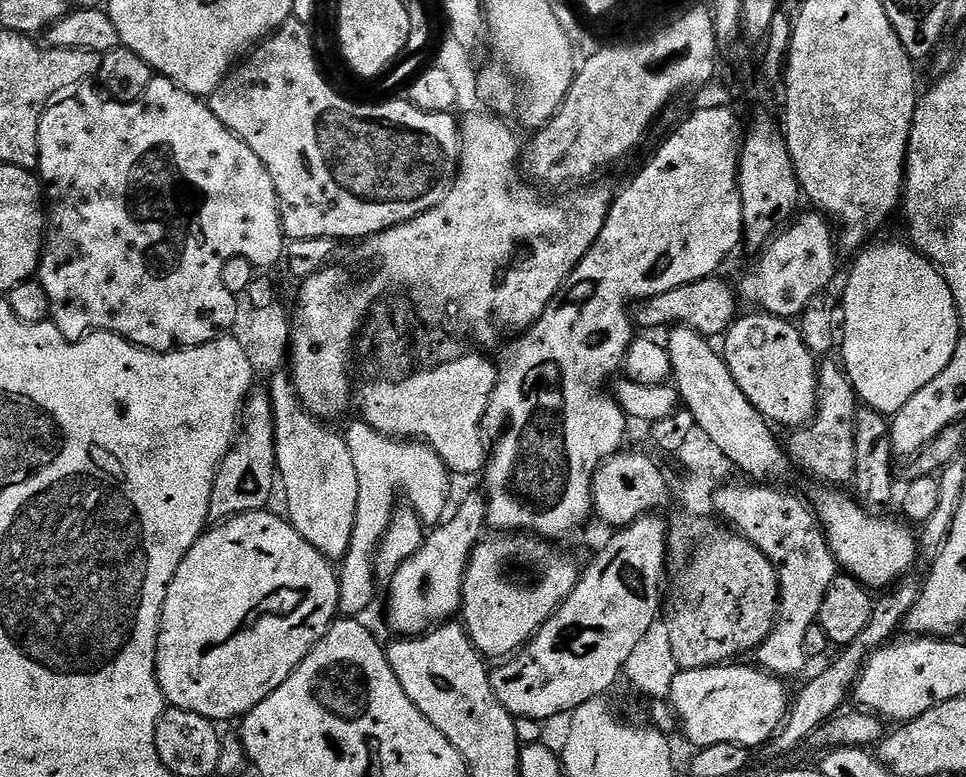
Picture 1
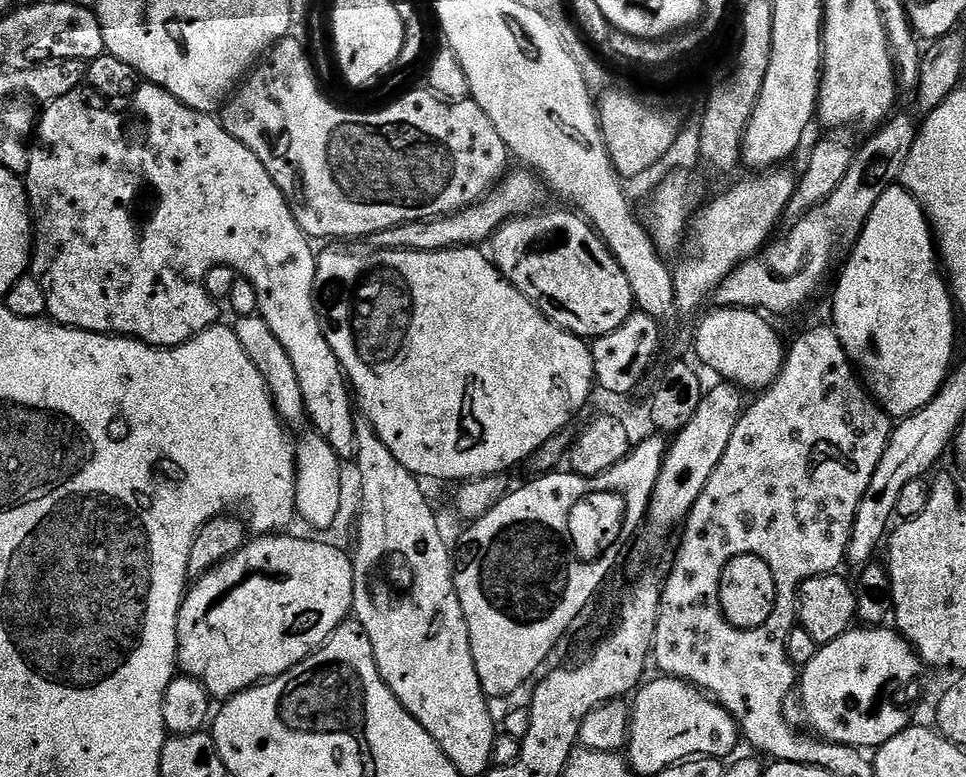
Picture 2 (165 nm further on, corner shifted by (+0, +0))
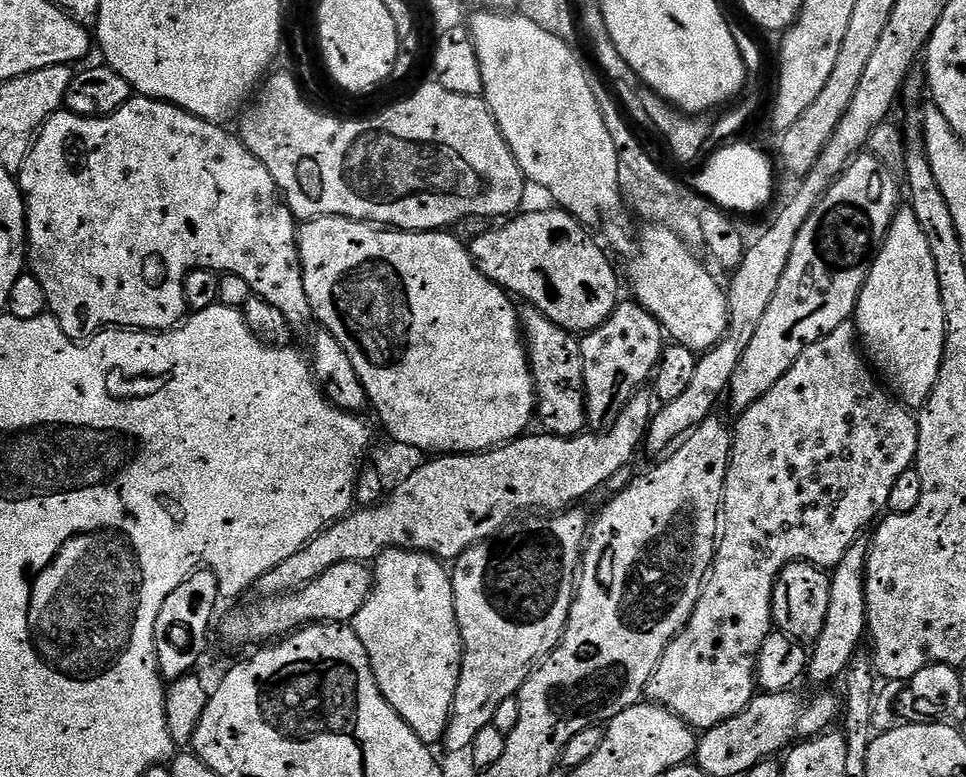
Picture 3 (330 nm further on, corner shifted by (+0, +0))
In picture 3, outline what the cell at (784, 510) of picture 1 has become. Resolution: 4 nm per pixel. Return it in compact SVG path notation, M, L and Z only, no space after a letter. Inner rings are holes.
M852 322L838 326L838 330L826 334L818 342L808 344L806 350L798 354L794 366L790 366L790 370L786 370L786 374L782 374L782 378L778 378L778 382L774 382L774 386L770 386L770 390L766 390L766 394L762 394L762 398L758 398L758 402L750 405L737 420L740 421L734 424L732 456L728 459L724 483L722 527L718 533L716 557L712 559L712 567L708 569L708 579L704 581L700 597L694 606L694 614L690 614L690 622L686 622L682 631L666 646L654 674L648 680L646 689L649 701L661 704L663 708L669 708L675 716L685 720L694 730L707 730L718 726L726 718L734 718L734 714L742 714L742 710L746 710L753 696L757 695L756 653L762 642L766 642L766 638L774 630L772 595L778 574L787 564L805 558L808 563L818 568L825 570L836 568L838 562L842 562L842 554L846 554L846 550L850 550L850 546L854 546L854 542L861 539L863 532L860 531L877 519L876 512L883 513L887 509L890 489L894 487L894 482L898 482L898 478L902 478L907 468L915 465L918 450L917 417L905 408L891 391L882 387L881 381L874 375L873 369L866 363L858 347L858 333L855 323Z

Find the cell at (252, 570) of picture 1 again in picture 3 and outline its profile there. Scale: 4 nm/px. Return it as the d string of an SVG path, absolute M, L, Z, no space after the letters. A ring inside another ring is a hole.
M359 560L350 562L338 562L338 566L330 566L326 574L322 574L314 582L310 582L299 592L294 592L286 596L275 598L264 598L261 604L248 604L245 608L240 608L237 612L232 612L224 620L224 636L232 644L252 644L255 640L260 642L272 642L277 638L283 638L305 624L315 624L317 622L351 622L362 610L366 598L372 589L372 568L367 563Z

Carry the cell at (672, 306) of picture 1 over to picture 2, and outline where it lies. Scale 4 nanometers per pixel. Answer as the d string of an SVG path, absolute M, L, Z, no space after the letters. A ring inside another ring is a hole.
M537 210L527 216L516 216L507 220L492 236L490 241L490 259L505 278L550 322L562 330L572 332L581 338L595 338L618 330L626 318L630 318L636 308L636 299L630 290L630 278L622 274L622 266L604 245L596 229L575 211L543 212Z

